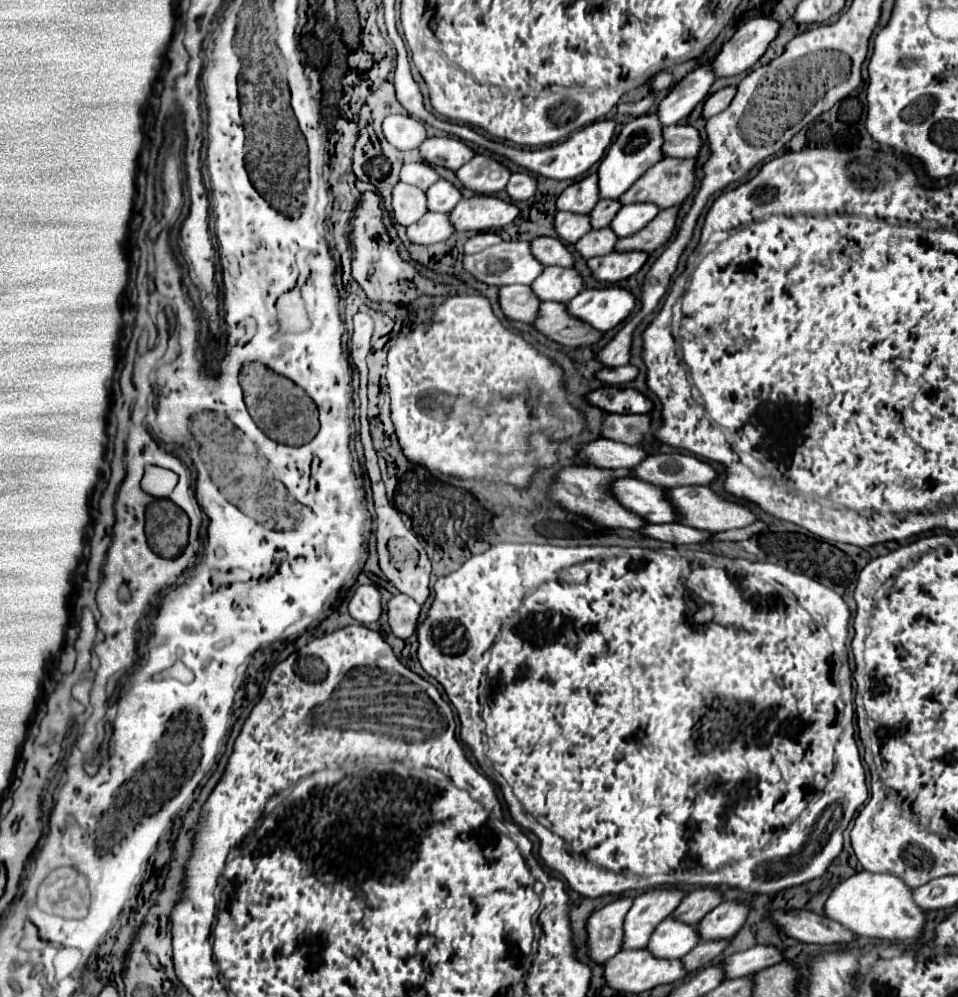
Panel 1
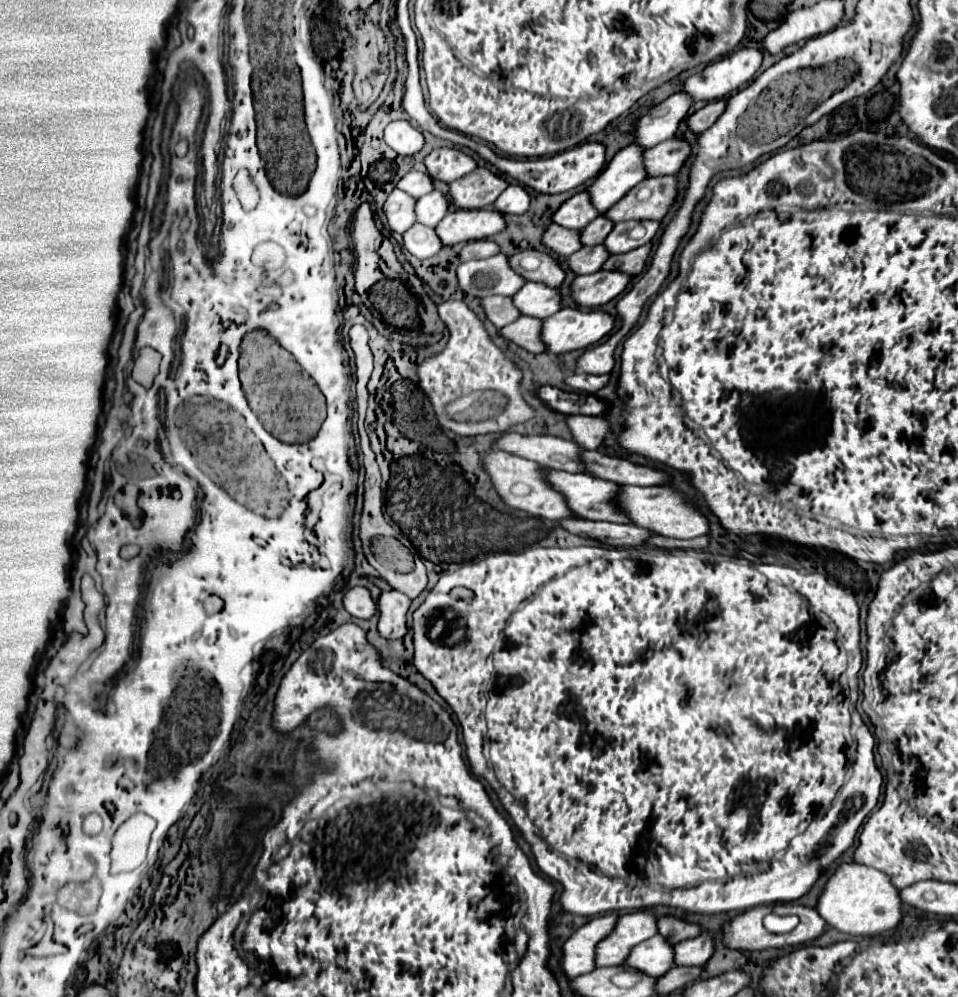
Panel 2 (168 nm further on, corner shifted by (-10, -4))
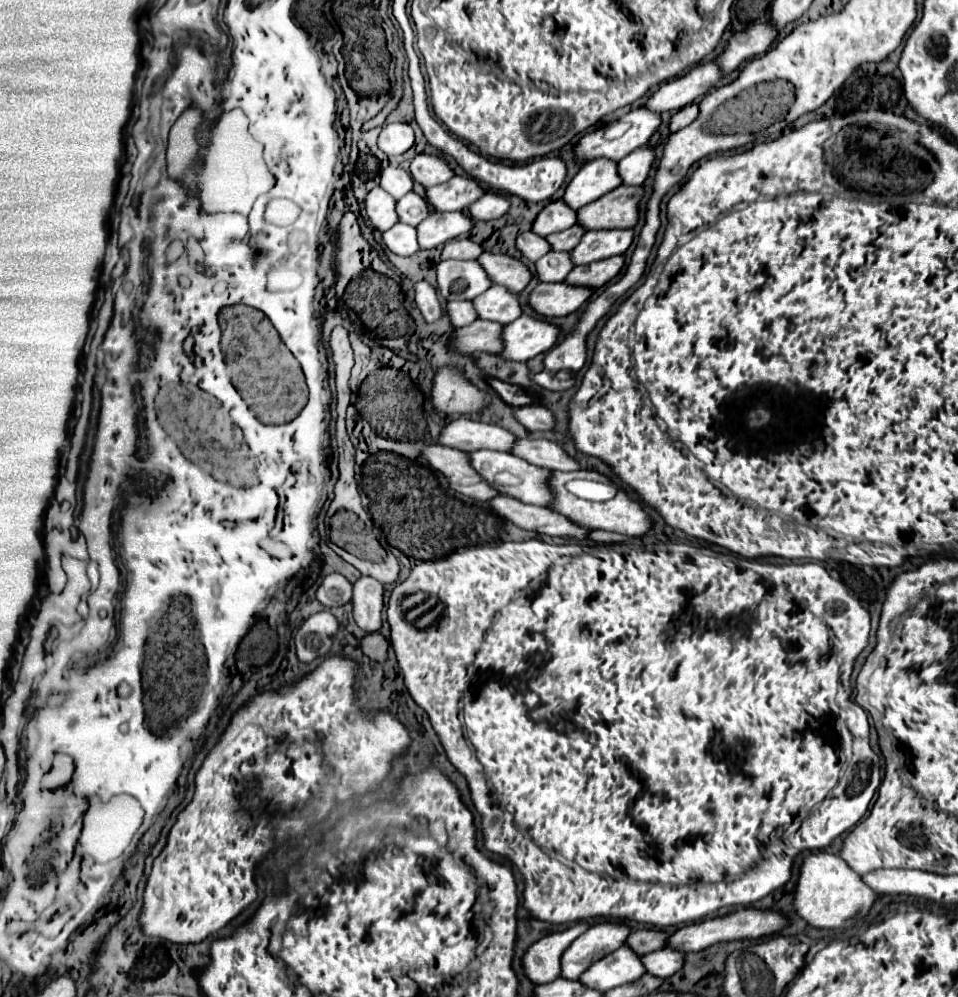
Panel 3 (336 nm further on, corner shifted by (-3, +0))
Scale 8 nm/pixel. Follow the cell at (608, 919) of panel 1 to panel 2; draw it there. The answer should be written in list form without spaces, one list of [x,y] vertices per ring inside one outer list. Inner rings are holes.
[[[616,914],[596,916],[566,940],[562,970],[568,978],[588,974],[596,968],[596,946],[606,938],[606,934],[610,934],[616,928],[616,922]]]

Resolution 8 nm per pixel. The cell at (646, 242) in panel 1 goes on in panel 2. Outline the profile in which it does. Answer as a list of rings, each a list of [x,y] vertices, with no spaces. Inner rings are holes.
[[[646,244],[646,246],[640,246],[636,250],[630,250],[626,254],[614,254],[604,262],[604,268],[622,270],[622,272],[628,272],[628,274],[636,276],[644,270],[646,260],[650,256],[650,250],[652,250],[652,244]]]

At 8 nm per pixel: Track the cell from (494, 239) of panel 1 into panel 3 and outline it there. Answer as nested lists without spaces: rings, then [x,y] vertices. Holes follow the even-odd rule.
[[[449,240],[441,252],[441,260],[473,260],[483,252],[483,248],[471,240]]]

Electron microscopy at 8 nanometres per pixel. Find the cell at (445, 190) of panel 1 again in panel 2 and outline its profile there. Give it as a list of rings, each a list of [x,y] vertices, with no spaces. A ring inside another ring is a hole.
[[[434,190],[418,198],[418,204],[416,204],[418,222],[432,228],[438,226],[438,222],[448,214],[448,210],[450,210],[450,200],[440,190]]]

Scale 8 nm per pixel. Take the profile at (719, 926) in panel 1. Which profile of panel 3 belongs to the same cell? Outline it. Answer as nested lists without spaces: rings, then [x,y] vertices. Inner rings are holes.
[[[661,948],[661,950],[641,956],[641,964],[643,964],[645,972],[655,978],[661,978],[661,980],[673,976],[679,970],[681,962],[683,962],[683,954],[679,954],[677,950],[663,950]]]

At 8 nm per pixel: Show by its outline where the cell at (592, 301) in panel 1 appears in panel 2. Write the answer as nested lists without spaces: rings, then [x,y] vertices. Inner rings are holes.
[[[562,308],[544,320],[542,338],[548,354],[566,354],[600,342],[614,326],[616,316],[600,308]]]

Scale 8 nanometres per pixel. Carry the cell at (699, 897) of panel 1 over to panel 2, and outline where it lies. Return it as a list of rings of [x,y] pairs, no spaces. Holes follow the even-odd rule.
[[[662,916],[658,920],[658,930],[668,942],[678,944],[682,940],[698,936],[702,932],[702,926],[696,922],[686,922],[686,920],[676,918],[676,916]]]

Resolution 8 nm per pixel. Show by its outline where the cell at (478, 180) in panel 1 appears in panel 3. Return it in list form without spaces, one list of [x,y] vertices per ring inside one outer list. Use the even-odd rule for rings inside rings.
[[[453,176],[449,182],[427,188],[425,192],[427,204],[437,212],[463,212],[471,202],[475,202],[475,198],[481,196],[483,190],[479,188],[479,184],[467,176]]]

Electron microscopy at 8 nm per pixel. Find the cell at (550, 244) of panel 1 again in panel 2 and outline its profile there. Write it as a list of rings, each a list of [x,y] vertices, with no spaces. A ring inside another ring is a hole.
[[[524,250],[510,258],[510,264],[518,274],[532,282],[546,282],[548,286],[560,286],[566,278],[566,272],[560,268],[558,260],[554,260],[548,252],[540,250]]]

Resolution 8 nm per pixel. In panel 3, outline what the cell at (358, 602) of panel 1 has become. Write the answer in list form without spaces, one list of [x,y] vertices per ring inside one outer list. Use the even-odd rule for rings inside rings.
[[[337,572],[327,574],[321,580],[315,596],[325,608],[343,606],[343,604],[347,604],[351,600],[351,582],[345,576],[337,574]]]

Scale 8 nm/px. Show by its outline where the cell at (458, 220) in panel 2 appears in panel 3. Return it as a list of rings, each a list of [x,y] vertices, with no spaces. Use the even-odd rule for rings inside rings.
[[[431,212],[419,226],[417,226],[417,240],[423,250],[437,248],[445,244],[447,240],[453,240],[465,232],[469,232],[473,226],[471,218],[463,212]]]

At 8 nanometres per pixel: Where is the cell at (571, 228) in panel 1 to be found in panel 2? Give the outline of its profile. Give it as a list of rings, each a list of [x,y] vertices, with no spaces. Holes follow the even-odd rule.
[[[550,224],[542,242],[560,256],[570,256],[576,250],[582,248],[582,240],[580,240],[580,232],[578,230],[570,230],[558,224]]]

